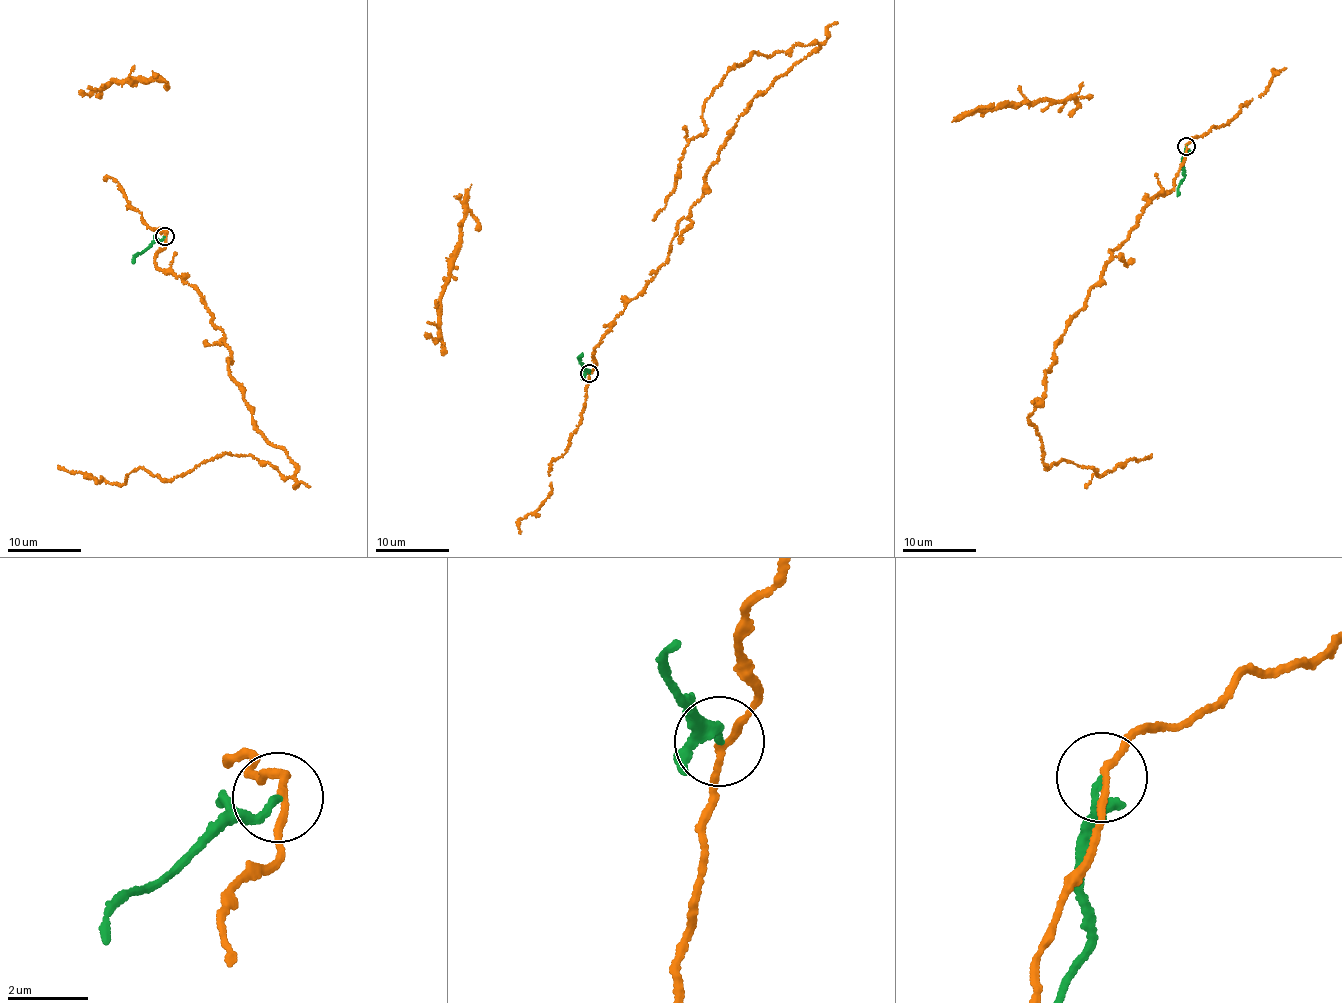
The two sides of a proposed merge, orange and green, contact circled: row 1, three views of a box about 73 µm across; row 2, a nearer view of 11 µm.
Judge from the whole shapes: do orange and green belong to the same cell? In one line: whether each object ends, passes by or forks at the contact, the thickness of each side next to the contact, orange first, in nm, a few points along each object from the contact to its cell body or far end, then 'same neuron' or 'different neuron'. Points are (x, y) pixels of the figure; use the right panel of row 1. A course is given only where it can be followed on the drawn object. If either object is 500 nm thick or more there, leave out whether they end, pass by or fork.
orange passes by | green ends | 150/170 nm | orange via (1186, 146), (1175, 186), (1110, 251), (1029, 415), (1048, 468), (1064, 460), (1100, 476), (1151, 455) | green via (1186, 146), (1181, 161), (1183, 178), (1177, 196) | different neuron

